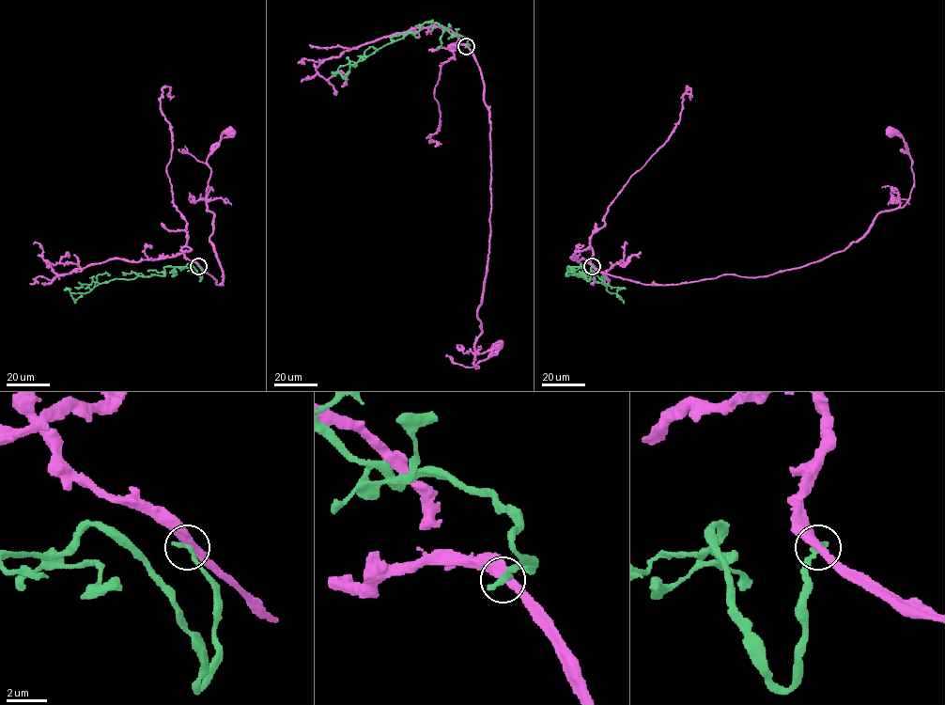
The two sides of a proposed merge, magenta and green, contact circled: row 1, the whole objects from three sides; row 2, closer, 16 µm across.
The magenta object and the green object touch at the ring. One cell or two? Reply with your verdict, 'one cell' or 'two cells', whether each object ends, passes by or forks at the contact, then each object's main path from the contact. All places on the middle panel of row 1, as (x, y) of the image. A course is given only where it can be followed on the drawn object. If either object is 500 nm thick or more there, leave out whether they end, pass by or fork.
two cells; magenta passes by; green ends; course magenta (466, 46), (483, 81), (490, 133), (489, 253), (478, 307), (482, 333), (474, 347), (475, 368), (497, 345); course green (466, 46), (470, 45), (465, 37), (450, 33), (431, 21), (362, 60), (338, 68), (343, 76), (349, 70)

